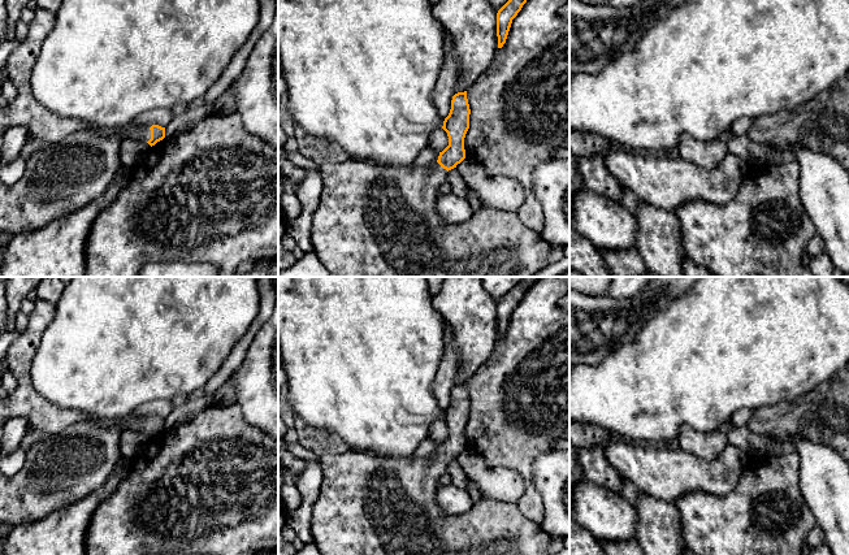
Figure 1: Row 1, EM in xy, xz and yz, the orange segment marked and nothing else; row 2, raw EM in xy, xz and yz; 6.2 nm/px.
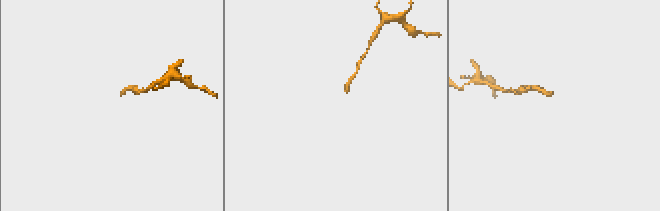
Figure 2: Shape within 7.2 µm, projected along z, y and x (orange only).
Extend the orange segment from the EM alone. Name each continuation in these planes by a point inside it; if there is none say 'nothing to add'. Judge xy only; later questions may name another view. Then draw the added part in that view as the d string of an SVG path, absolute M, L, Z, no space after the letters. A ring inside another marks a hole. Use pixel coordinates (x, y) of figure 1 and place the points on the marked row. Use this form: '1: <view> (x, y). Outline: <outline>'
1: xy (25, 111). Outline: M38 6L34 19L26 26L26 38L8 57L8 77L14 83L18 95L7 107L0 108L0 134L10 126L22 125L43 143L56 143L78 130L96 130L100 134L147 143L151 139L150 126L98 127L79 120L56 116L35 100L30 78L55 19L55 13Z

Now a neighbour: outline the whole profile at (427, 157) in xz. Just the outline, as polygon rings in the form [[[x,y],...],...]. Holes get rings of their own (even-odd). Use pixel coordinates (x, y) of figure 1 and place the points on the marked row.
[[[424,149],[415,160],[416,165],[420,166],[428,166],[428,165],[433,165],[433,164],[438,164],[439,152],[434,152],[430,149]]]

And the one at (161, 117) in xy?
[[[152,109],[144,113],[140,113],[137,118],[131,121],[131,126],[152,126],[159,125],[166,127],[173,118],[170,109]]]

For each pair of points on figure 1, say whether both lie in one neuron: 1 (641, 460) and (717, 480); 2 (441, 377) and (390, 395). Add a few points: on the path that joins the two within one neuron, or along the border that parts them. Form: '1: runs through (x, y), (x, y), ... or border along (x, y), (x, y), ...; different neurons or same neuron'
1: runs through (659, 471), (698, 475); same neuron
2: border along (442, 350), (433, 386), (433, 395), (440, 410); different neurons

